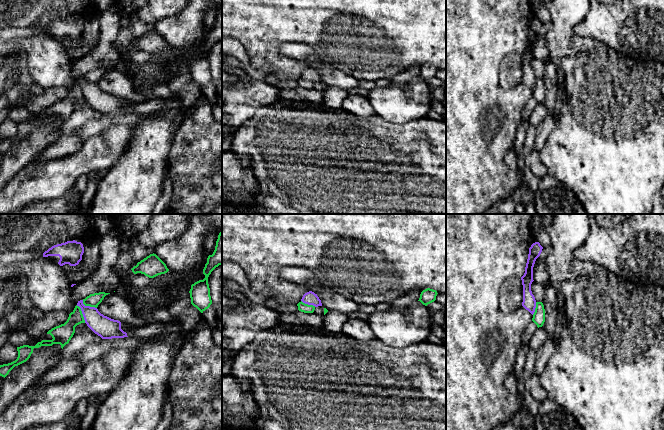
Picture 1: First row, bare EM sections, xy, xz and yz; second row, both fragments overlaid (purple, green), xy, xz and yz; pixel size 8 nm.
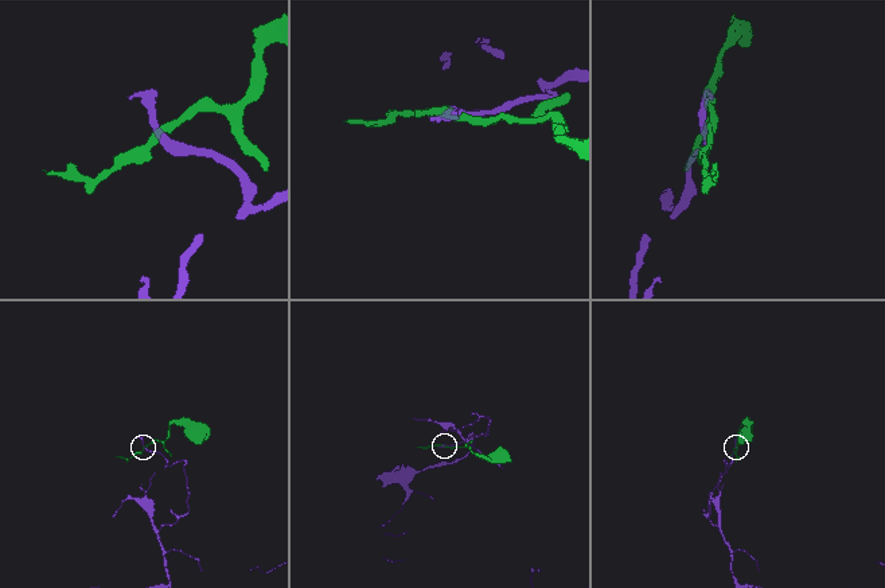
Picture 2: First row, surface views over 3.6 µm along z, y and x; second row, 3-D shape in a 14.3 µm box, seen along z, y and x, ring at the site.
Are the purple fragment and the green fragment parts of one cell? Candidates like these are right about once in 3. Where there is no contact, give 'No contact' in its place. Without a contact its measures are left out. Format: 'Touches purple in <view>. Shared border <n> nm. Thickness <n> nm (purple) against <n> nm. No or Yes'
Touches purple in xy. Shared border 160 nm. Thickness 170 nm (purple) against 160 nm. No

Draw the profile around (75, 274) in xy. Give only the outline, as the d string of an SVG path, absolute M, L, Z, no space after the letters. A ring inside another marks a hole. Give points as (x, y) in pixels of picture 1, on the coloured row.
M82 260L76 266L70 266L65 264L61 266L68 280L68 284L77 284L86 278L92 276L96 271L97 266L89 266L85 264Z

